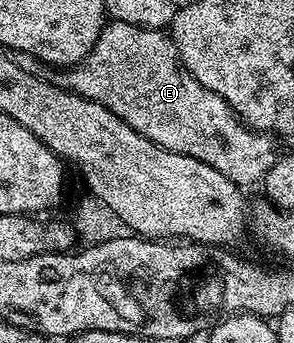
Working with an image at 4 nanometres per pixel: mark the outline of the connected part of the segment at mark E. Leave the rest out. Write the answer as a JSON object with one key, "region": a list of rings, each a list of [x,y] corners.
{"region":[[[109,20],[84,60],[75,67],[65,68],[61,73],[64,73],[58,78],[61,89],[82,95],[94,103],[102,103],[102,107],[118,115],[118,119],[126,122],[138,135],[150,139],[166,151],[190,155],[190,159],[198,159],[214,167],[214,171],[222,171],[226,179],[238,186],[259,186],[278,159],[277,138],[261,133],[258,129],[251,129],[221,97],[202,87],[198,79],[190,76],[188,68],[176,56],[176,44],[167,32]]]}

